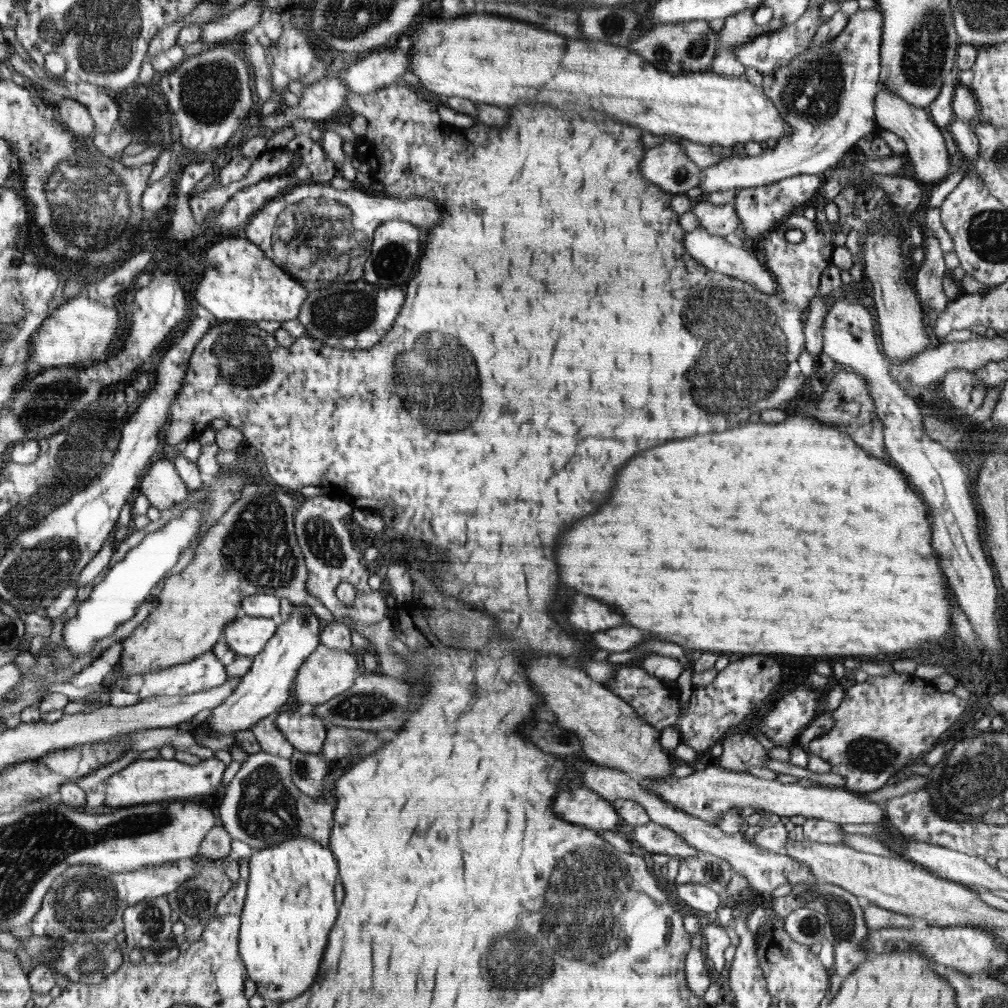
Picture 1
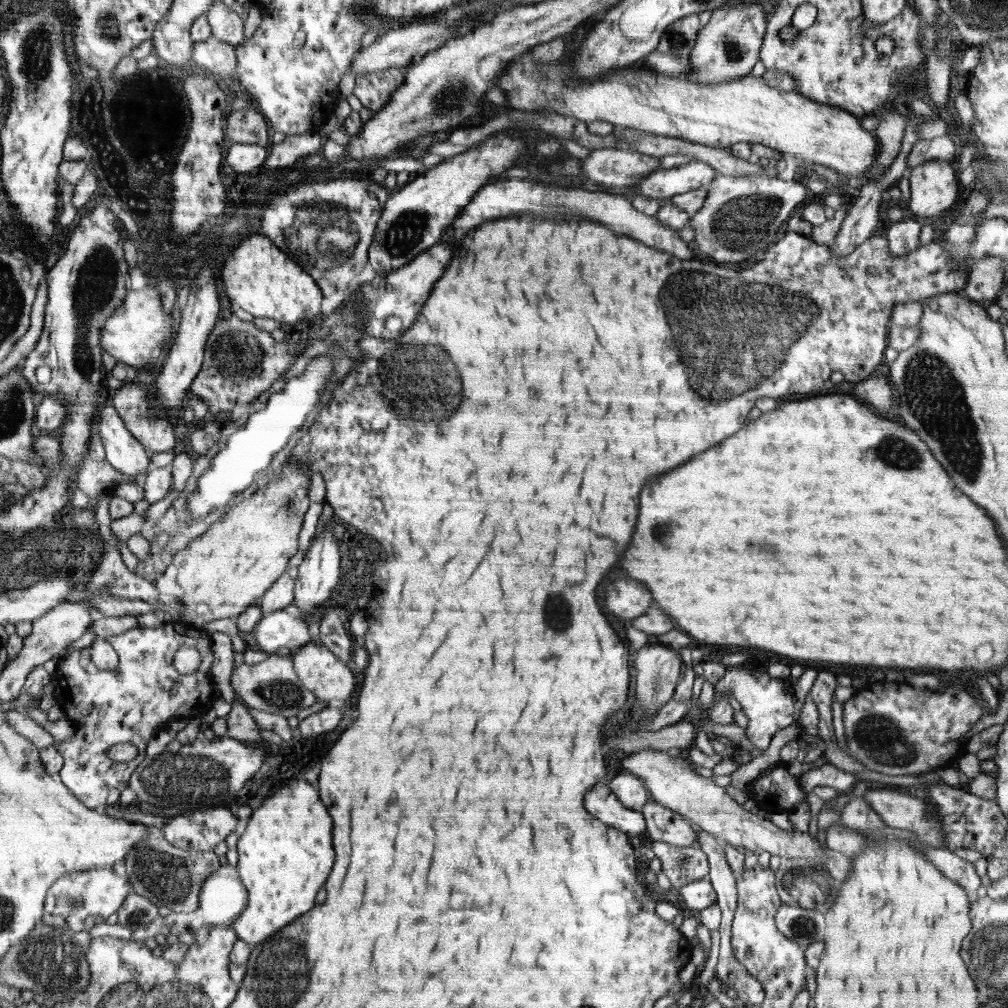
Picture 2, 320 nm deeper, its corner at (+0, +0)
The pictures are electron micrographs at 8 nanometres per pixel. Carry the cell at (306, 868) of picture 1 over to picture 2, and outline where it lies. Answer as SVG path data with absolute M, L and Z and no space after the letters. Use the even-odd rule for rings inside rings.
M305 778L291 780L282 786L276 794L264 800L260 808L254 810L250 822L239 836L237 842L237 870L244 886L248 889L248 906L235 920L232 928L237 938L248 946L258 946L270 942L284 926L289 925L301 914L312 910L316 892L326 884L334 864L333 820L320 798L319 791L314 790Z

